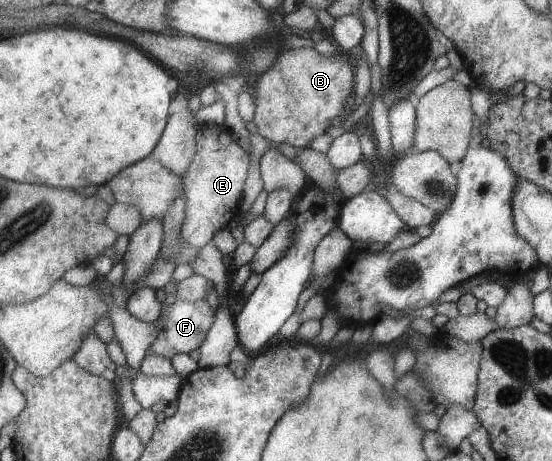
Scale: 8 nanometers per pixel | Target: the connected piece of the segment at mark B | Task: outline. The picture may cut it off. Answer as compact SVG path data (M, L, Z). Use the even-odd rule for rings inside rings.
M311 47L287 48L277 55L273 65L254 80L257 110L251 127L272 144L309 147L314 138L332 125L335 117L348 114L346 99L353 95L355 79L350 63L342 56L334 53L332 57L324 57Z

